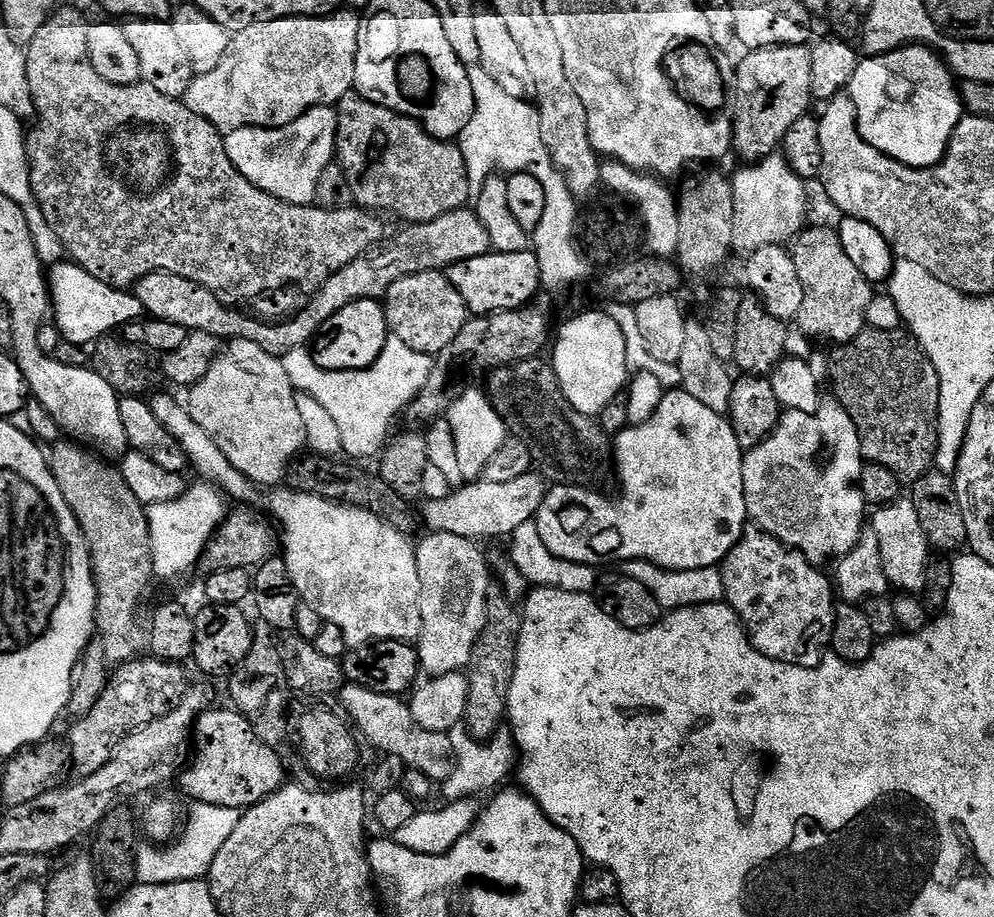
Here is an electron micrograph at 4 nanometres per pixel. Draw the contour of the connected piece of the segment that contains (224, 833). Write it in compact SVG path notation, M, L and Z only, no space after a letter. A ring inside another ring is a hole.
M193 803L191 807L192 809L186 812L186 823L175 842L167 846L148 846L152 848L137 847L136 878L139 883L173 884L187 880L204 880L207 877L214 858L218 858L218 850L222 850L227 839L234 834L242 814L236 808L209 804ZM187 820L188 825L186 825Z

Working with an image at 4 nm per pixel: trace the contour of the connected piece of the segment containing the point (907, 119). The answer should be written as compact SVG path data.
M905 46L861 59L850 85L850 95L856 103L856 125L862 138L874 146L874 150L899 164L911 168L933 168L944 159L954 130L966 115L961 89L958 84L956 88L955 83L952 69L928 46Z

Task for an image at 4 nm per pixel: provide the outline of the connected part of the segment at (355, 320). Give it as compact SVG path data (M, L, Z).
M359 300L342 306L334 318L327 322L316 333L310 345L314 362L327 372L357 372L369 368L382 354L389 338L388 319L380 300Z

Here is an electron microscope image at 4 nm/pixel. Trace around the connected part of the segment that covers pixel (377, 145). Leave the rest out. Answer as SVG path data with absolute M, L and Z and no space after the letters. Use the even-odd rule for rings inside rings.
M349 94L335 105L336 155L335 159L346 170L353 201L365 210L377 214L389 212L409 225L425 224L442 214L453 212L469 203L470 184L467 181L466 159L456 142L434 138L409 116L400 116L394 110L378 106L359 94Z

